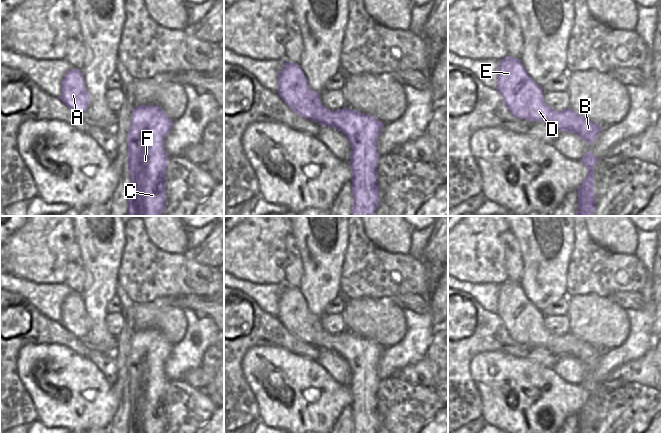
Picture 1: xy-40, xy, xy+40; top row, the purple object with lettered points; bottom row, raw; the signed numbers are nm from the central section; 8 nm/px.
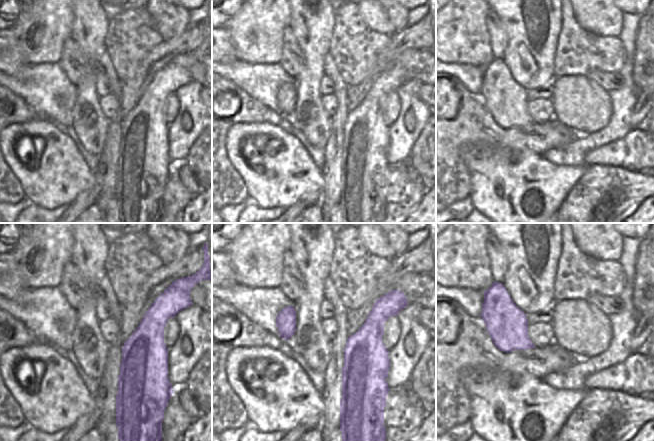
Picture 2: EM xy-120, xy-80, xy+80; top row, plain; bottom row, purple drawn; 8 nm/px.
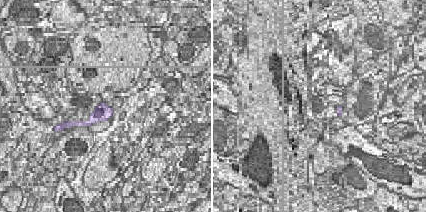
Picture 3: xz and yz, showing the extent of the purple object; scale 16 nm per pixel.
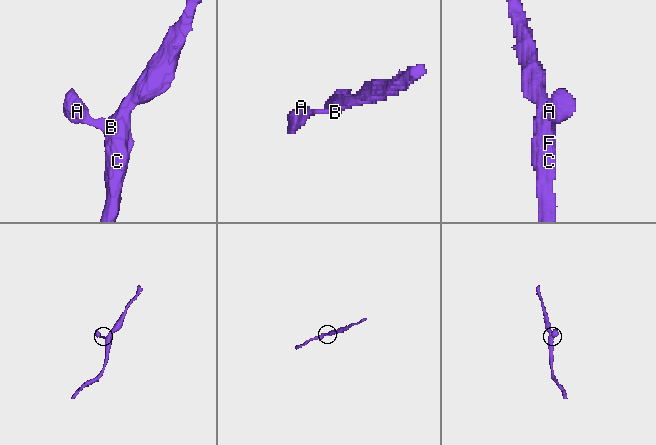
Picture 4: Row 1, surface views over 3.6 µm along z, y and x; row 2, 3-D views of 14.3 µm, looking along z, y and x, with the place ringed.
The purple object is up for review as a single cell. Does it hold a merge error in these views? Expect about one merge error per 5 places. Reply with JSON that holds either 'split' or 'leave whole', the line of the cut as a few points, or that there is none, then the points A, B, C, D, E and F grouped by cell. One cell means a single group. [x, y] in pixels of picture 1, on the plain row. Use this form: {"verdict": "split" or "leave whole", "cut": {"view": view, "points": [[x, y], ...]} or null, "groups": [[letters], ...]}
{"verdict": "leave whole", "cut": null, "groups": [["A", "B", "C", "D", "E", "F"]]}

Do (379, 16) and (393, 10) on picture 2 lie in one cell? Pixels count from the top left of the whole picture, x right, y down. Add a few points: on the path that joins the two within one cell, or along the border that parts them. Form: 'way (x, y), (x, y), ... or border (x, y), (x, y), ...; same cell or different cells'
border (383, 10), (394, 31); different cells

